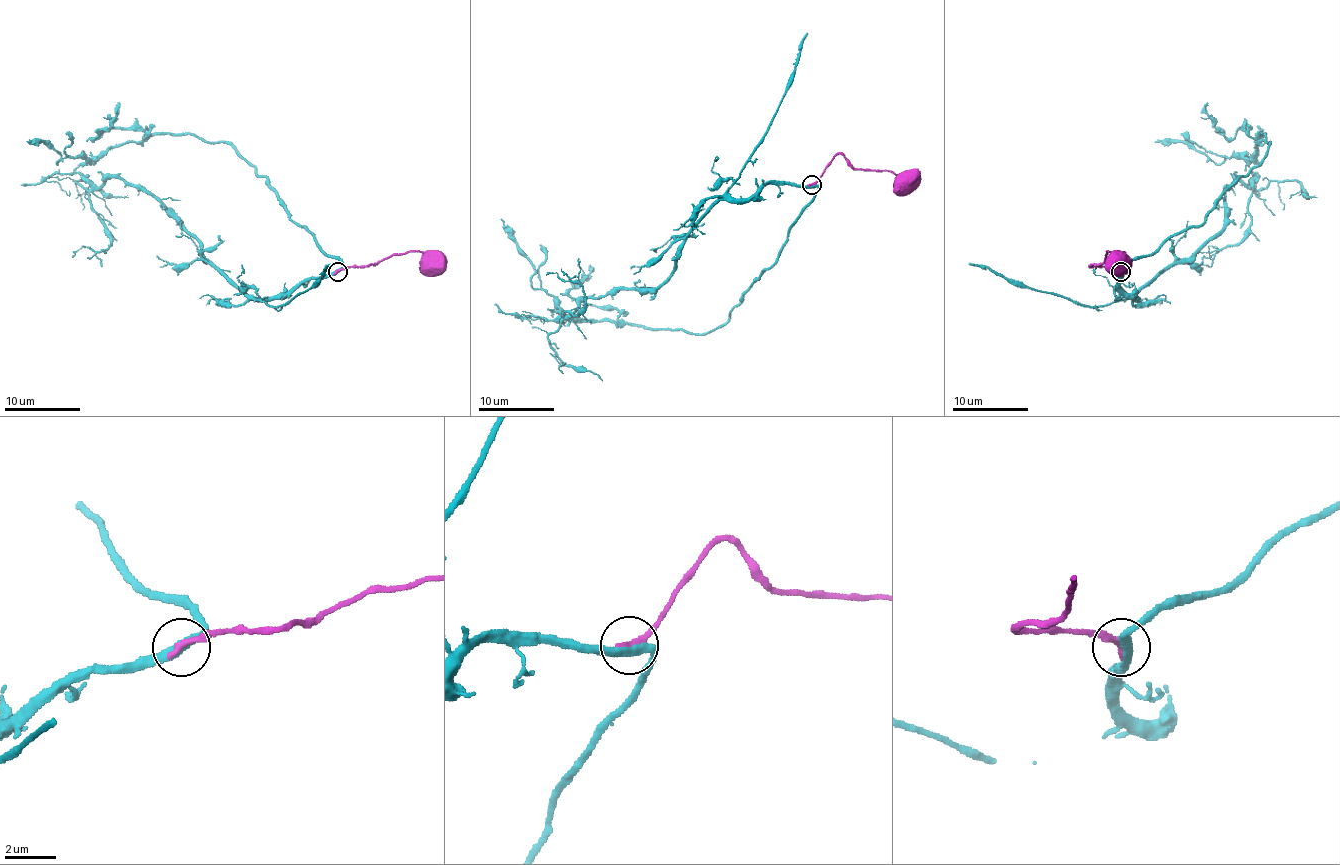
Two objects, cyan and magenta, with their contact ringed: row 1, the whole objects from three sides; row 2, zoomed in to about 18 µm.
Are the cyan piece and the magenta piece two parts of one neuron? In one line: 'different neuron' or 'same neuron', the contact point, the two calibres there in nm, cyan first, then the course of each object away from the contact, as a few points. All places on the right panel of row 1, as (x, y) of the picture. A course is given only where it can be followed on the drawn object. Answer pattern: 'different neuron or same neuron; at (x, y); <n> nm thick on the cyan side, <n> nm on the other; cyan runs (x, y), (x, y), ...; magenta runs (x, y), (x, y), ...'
same neuron; at (1121, 271); 360 nm thick on the cyan side, 280 nm on the other; cyan runs (1121, 271), (1197, 227), (1269, 143), (1260, 134), (1250, 157), (1224, 157), (1184, 141), (1155, 141); magenta runs (1121, 271), (1113, 267), (1089, 267), (1104, 261), (1106, 252), (1121, 252), (1125, 257), (1119, 261)

